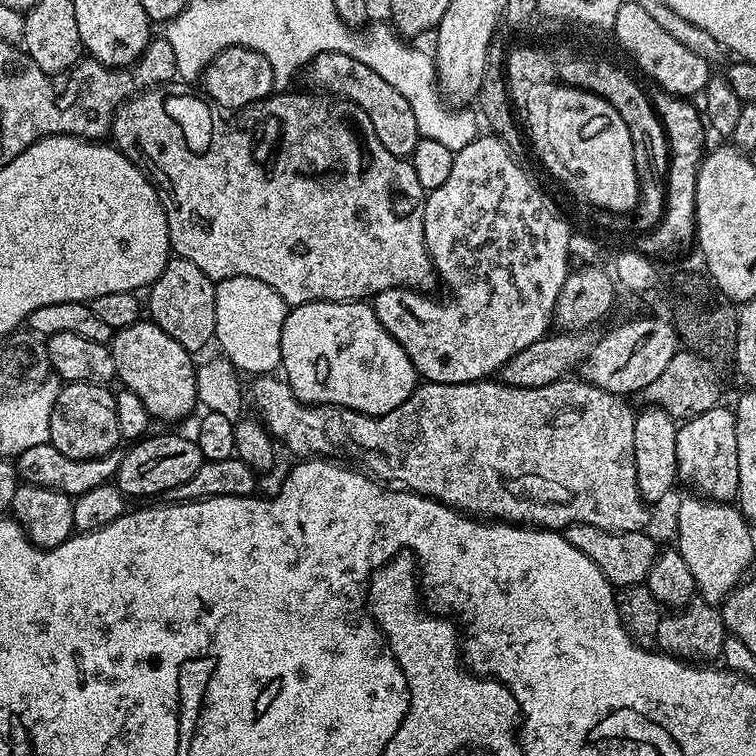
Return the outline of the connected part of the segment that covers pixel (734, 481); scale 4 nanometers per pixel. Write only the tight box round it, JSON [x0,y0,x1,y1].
[676,406,738,502]

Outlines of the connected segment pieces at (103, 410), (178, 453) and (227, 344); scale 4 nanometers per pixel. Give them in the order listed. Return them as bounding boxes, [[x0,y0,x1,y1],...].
[[48,382,122,460],[114,434,205,497],[216,276,289,374]]

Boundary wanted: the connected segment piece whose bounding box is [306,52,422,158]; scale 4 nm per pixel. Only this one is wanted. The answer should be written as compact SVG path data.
M323 52L314 57L311 64L307 65L306 73L320 88L325 88L325 93L336 98L353 100L357 106L370 118L370 126L374 126L374 134L378 134L378 142L390 150L395 156L411 157L416 149L416 144L422 138L418 130L418 121L414 119L414 110L410 102L385 82L382 74L374 74L366 62L358 62L358 58L350 58L350 54L341 52Z

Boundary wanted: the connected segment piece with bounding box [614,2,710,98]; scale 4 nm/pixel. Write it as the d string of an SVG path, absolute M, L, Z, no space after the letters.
M626 2L618 10L618 18L614 25L616 40L632 55L632 60L649 76L657 88L665 88L675 96L692 98L703 93L708 84L710 63L706 58L684 46L665 30L662 30L654 19L637 2Z

